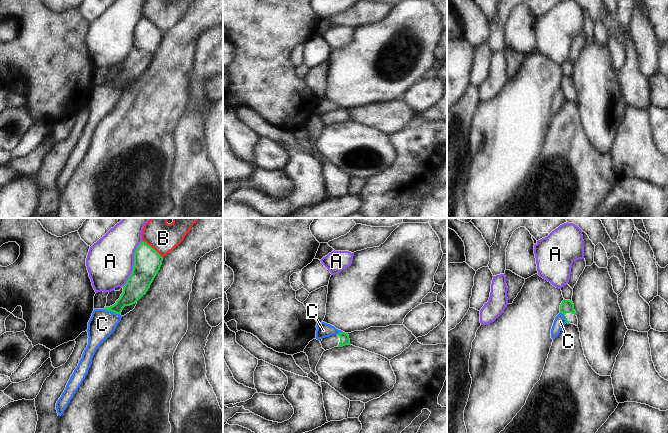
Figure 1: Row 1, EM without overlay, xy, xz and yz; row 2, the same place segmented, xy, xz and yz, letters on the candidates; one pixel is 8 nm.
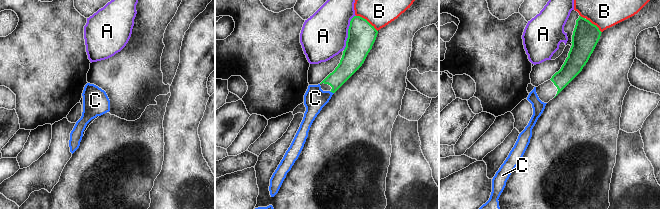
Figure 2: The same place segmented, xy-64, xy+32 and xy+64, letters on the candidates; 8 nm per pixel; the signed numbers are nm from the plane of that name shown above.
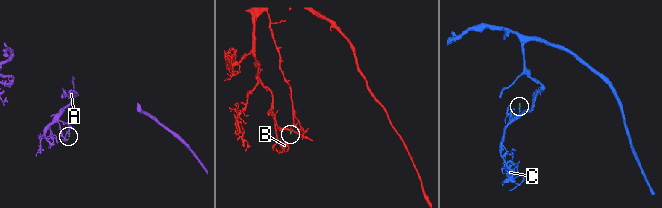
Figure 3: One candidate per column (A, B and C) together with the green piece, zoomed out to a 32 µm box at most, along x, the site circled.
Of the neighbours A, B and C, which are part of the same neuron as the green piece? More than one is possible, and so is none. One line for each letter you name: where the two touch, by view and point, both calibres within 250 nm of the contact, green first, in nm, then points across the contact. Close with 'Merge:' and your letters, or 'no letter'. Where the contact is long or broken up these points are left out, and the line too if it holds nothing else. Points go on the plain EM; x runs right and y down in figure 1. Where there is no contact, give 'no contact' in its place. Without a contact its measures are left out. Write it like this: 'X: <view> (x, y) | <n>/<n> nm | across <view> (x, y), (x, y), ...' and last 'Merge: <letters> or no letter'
Merge: no letter

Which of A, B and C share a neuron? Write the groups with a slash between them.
A / B / C

